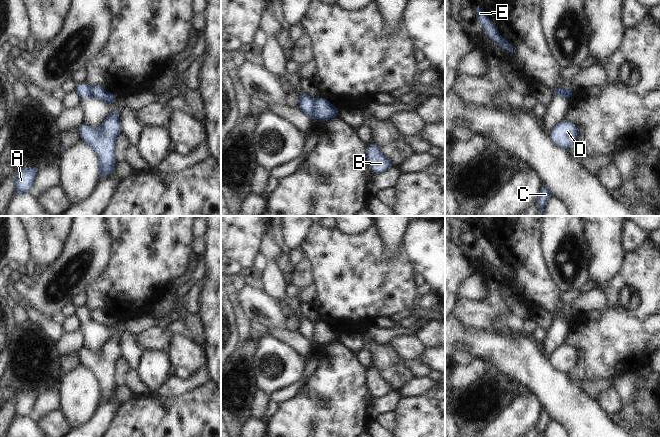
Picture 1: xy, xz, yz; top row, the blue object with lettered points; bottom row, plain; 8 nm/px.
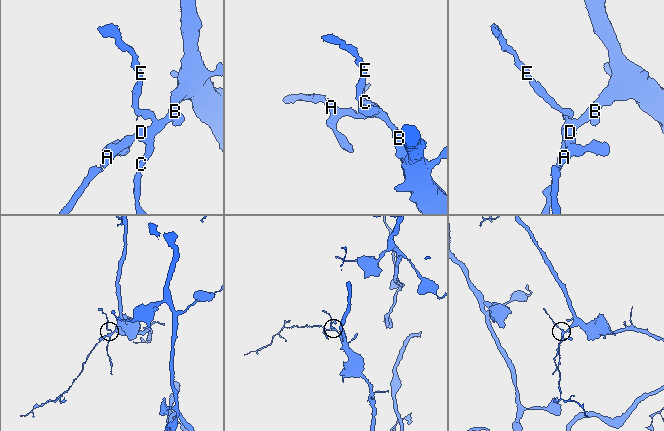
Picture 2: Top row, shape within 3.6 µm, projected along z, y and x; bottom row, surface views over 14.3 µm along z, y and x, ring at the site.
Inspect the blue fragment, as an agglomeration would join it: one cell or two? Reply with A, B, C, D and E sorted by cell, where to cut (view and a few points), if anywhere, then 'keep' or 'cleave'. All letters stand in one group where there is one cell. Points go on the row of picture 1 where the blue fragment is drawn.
A B C D / E; cut in xz along (314, 99), (313, 112), (310, 115); cleave

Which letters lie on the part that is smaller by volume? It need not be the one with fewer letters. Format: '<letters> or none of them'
E

